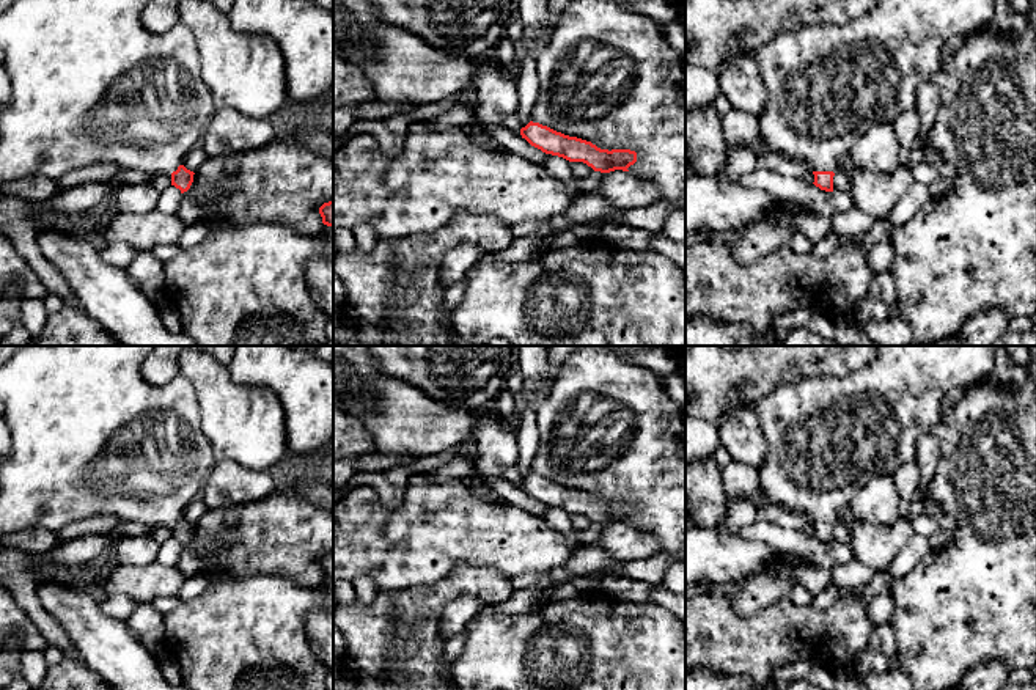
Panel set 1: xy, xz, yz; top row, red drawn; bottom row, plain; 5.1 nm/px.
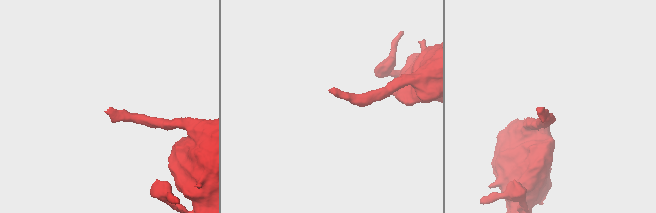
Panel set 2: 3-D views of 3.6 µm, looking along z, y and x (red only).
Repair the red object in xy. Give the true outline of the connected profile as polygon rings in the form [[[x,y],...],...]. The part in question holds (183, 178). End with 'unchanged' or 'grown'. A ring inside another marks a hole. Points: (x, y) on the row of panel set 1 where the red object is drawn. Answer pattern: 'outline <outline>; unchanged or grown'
outline [[[16,0],[0,14],[0,47],[5,52],[3,66],[13,85],[11,101],[0,107],[0,185],[22,178],[42,174],[52,181],[66,173],[93,163],[113,163],[119,170],[141,170],[149,174],[167,174],[171,185],[187,192],[193,182],[193,171],[184,167],[186,156],[200,146],[215,105],[211,90],[201,79],[198,47],[193,33],[178,24],[165,33],[151,33],[141,24],[141,13],[151,0]]]; grown

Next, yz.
outline [[[877,0],[876,5],[865,14],[847,20],[841,25],[817,25],[802,30],[794,30],[775,36],[762,44],[755,55],[759,75],[767,90],[767,107],[758,118],[759,140],[762,148],[777,151],[783,156],[803,160],[814,174],[814,185],[825,192],[833,192],[833,176],[841,168],[852,151],[854,145],[877,124],[893,123],[898,115],[915,108],[917,90],[923,82],[931,82],[932,75],[942,68],[942,55],[946,44],[956,38],[967,38],[973,31],[987,27],[994,20],[995,0]]]; grown

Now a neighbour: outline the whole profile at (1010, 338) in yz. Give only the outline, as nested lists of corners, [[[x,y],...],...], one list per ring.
[[[1003,333],[992,346],[1036,346],[1036,333]]]

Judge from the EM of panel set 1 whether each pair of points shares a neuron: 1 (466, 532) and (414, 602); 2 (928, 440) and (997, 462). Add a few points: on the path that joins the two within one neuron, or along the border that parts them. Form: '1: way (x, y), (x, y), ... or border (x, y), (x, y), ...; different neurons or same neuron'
1: border (456, 566), (433, 585), (404, 587), (389, 593); different neurons
2: border (931, 433), (940, 447), (939, 469), (931, 480); different neurons

